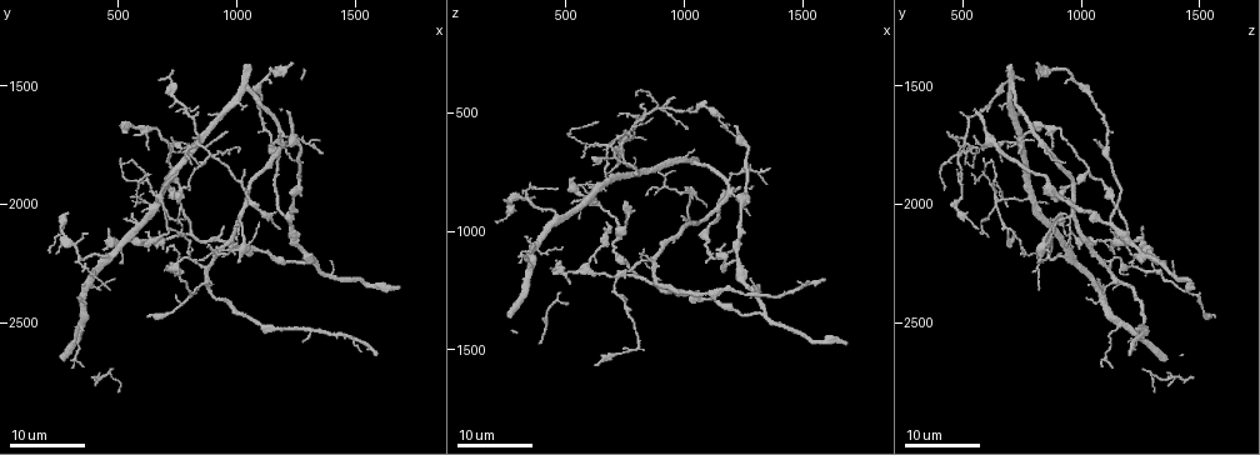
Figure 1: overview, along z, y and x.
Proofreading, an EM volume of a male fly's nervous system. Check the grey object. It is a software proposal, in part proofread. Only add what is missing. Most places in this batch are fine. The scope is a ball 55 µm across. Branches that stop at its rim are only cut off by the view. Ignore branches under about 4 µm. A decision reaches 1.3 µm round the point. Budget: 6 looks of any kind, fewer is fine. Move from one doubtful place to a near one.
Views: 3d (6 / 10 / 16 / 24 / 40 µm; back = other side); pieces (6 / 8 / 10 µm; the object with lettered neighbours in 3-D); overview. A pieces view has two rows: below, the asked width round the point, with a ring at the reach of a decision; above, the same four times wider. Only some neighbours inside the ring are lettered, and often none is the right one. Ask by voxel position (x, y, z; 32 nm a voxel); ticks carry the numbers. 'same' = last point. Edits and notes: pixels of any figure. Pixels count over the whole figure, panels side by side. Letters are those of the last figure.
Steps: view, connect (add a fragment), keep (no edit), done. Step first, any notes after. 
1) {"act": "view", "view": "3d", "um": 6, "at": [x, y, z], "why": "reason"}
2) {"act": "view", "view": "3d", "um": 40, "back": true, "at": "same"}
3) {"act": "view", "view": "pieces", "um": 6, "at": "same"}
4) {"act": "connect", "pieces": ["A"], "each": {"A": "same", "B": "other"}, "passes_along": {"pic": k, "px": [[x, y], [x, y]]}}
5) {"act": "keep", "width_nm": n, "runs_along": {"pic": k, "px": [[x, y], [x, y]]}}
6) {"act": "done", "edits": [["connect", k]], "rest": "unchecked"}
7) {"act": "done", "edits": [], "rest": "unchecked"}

{"act": "view", "view": "3d", "um": 16, "at": [830, 2360, 1140], "why": "tapers out"}

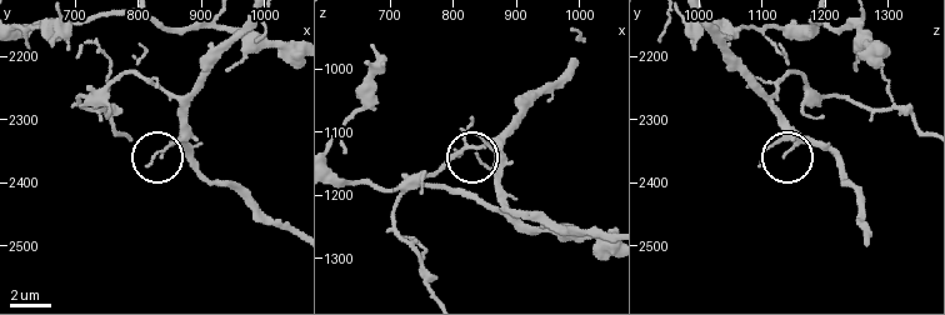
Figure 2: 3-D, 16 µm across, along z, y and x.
{"act": "view", "view": "pieces", "um": 6, "at": [840, 2360, 1135]}

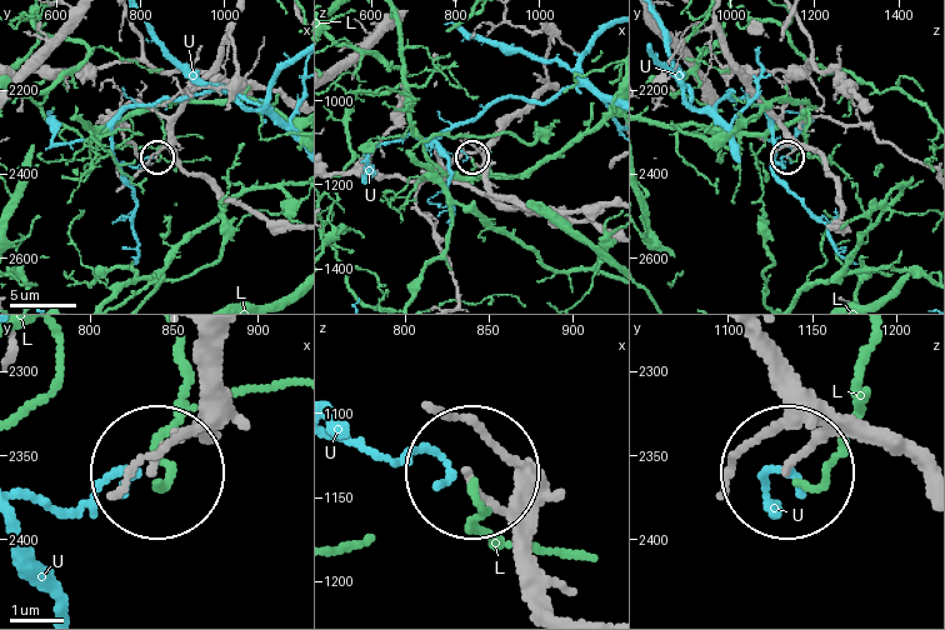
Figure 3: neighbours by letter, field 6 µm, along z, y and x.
{"act": "keep", "each": {"L": "other", "U": "other"}, "runs_along": {"pic": 3, "px": [[218, 338], [213, 391], [155, 468]]}, "found": "none of them fits"}

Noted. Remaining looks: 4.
{"act": "view", "view": "3d", "um": 24, "at": [520, 2260, 1200], "why": "an open end"}

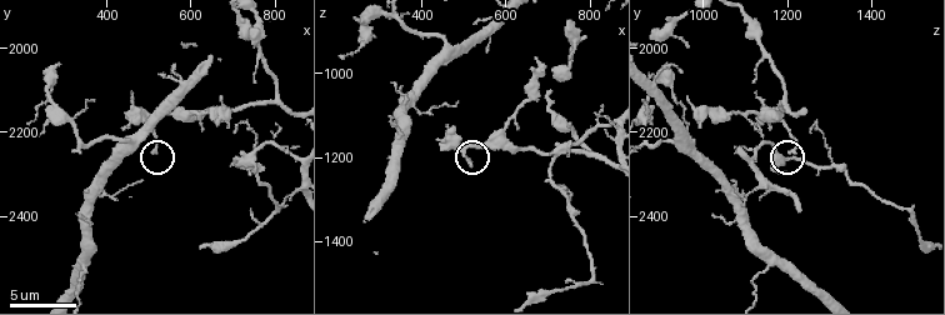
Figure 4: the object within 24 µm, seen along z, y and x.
{"act": "view", "view": "pieces", "um": 10, "at": [505, 2240, 1210]}

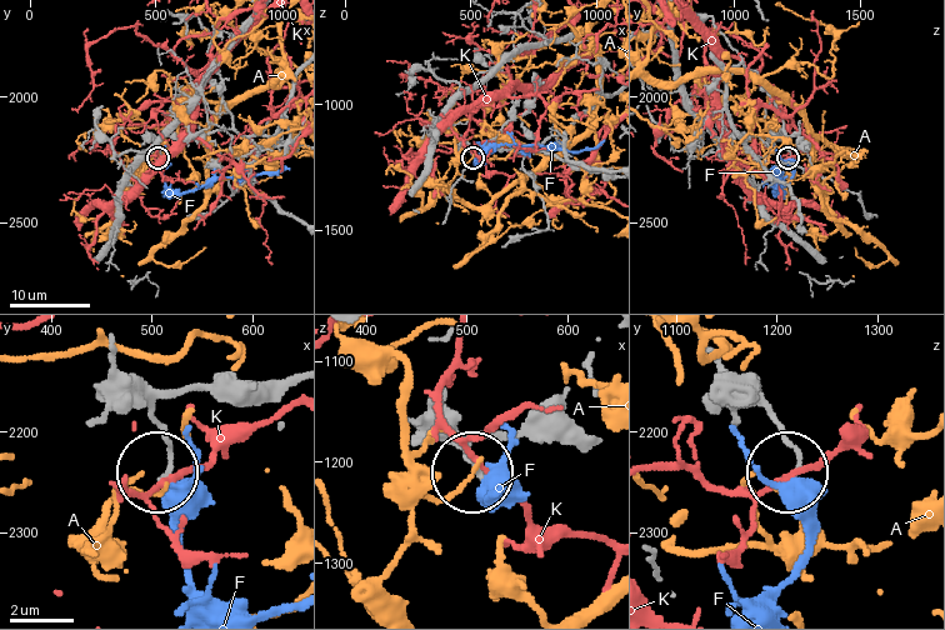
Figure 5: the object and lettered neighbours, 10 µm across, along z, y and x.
{"act": "keep", "width_nm": 170, "each": {"A": "other", "F": "other", "K": "other"}, "found": "none of them fits"}

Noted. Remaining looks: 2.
{"act": "view", "view": "pieces", "um": 6, "at": [460, 2105, 1125], "why": "tapers out"}

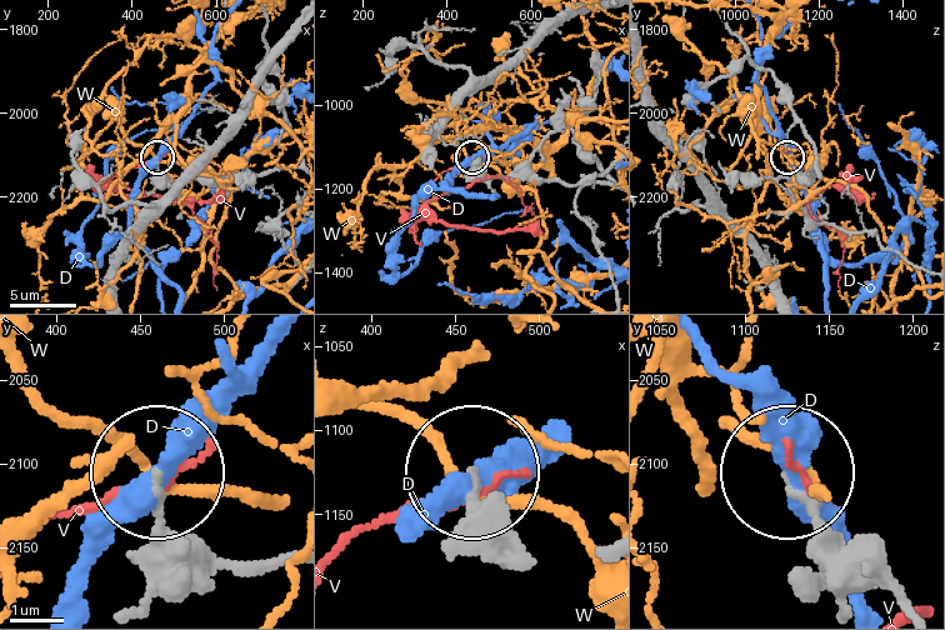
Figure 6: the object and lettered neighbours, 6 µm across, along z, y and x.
{"act": "keep", "each": {"D": "other", "V": "other", "W": "other"}, "found": "none of them fits"}

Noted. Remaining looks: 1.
{"act": "done", "edits": [], "rest": "unchecked"}

